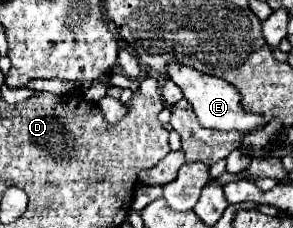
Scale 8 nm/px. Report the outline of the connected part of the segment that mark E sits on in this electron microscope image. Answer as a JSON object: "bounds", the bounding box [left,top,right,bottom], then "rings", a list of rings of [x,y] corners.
{"bounds":[166,61,264,133],"rings":[[[174,61],[168,63],[166,75],[182,89],[184,97],[190,101],[192,111],[198,117],[202,127],[220,129],[220,131],[236,129],[236,131],[246,131],[246,133],[252,133],[252,131],[258,131],[264,127],[264,121],[260,115],[250,115],[250,113],[242,111],[238,91],[234,91],[234,87],[230,87],[230,83],[222,81],[220,77],[210,77],[206,73],[196,71],[194,67],[186,67],[186,65],[180,65]]]}

